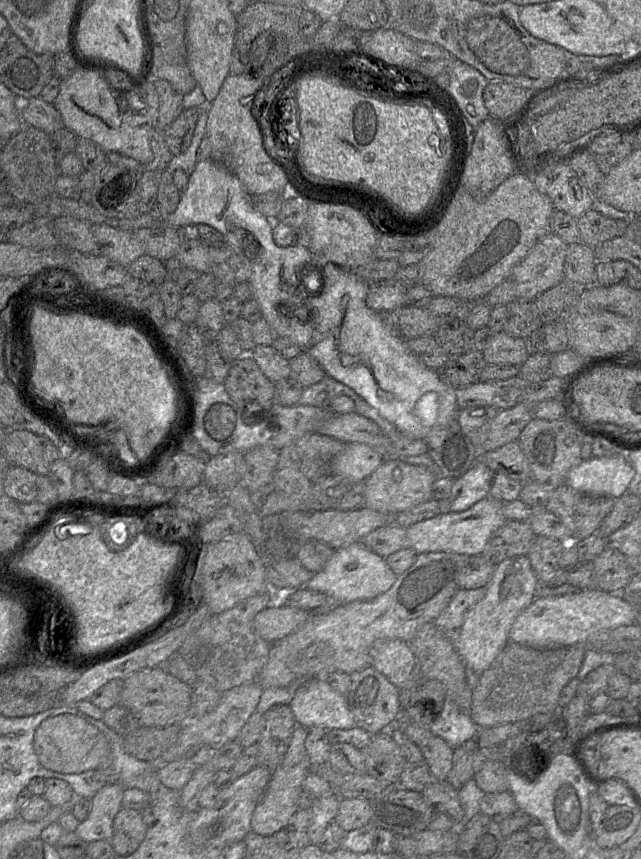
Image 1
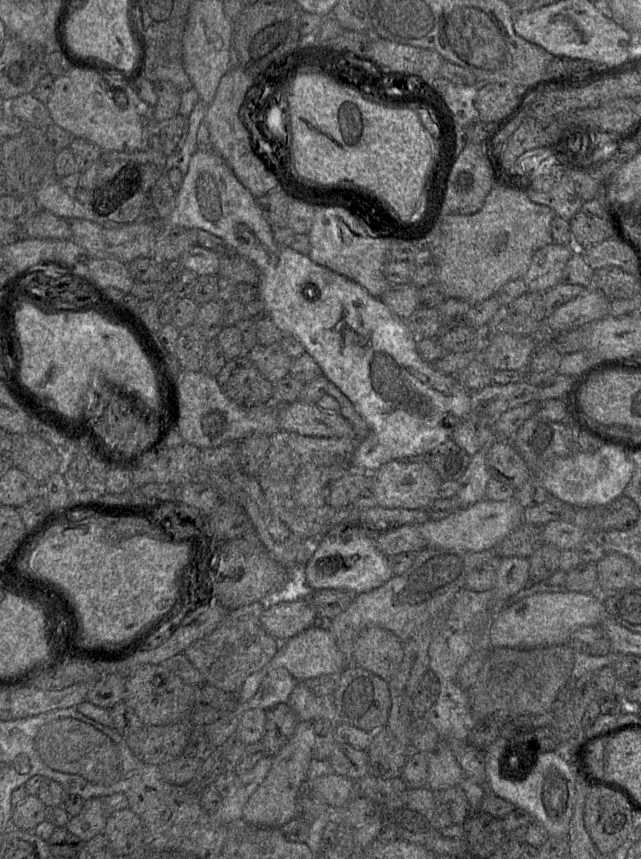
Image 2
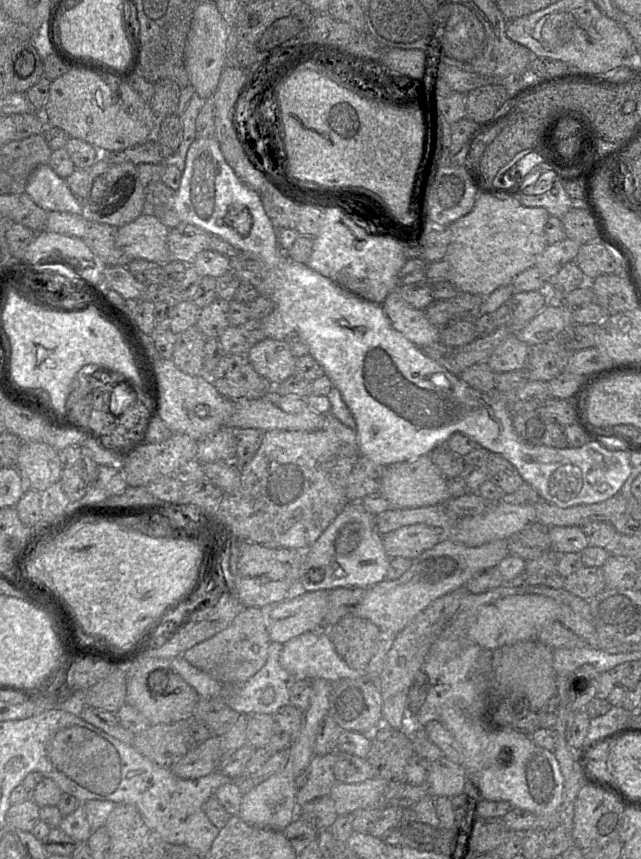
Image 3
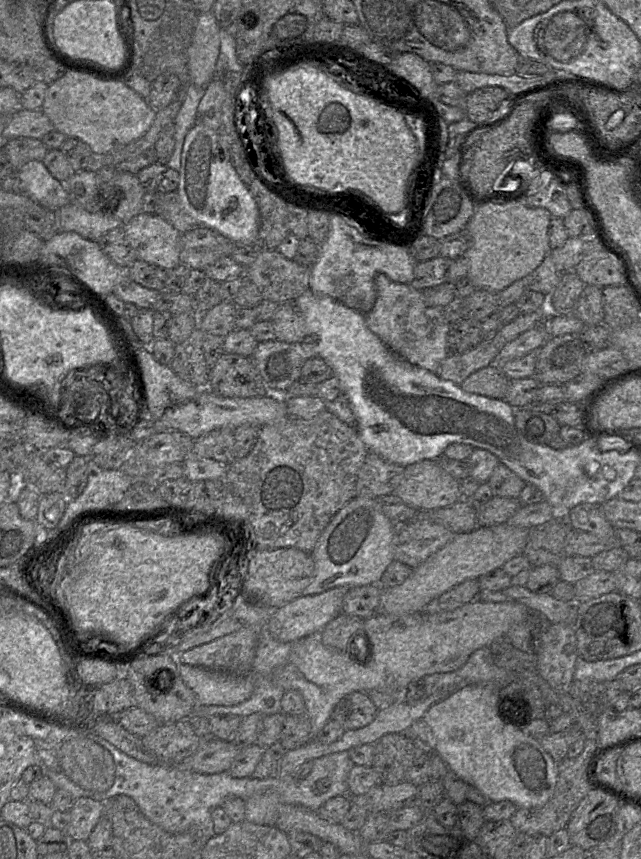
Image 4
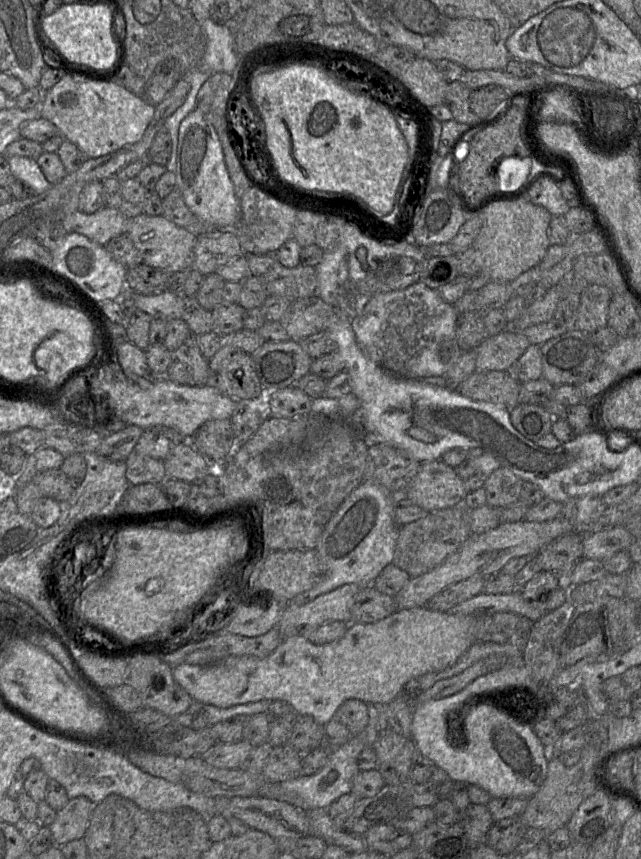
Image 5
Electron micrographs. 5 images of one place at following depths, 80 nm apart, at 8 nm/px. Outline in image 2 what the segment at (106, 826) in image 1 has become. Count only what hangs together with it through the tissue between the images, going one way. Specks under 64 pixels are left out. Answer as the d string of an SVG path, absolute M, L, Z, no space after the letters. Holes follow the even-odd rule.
M104 798L85 800L81 812L71 817L65 828L85 843L97 834L103 833L107 822L104 814Z

